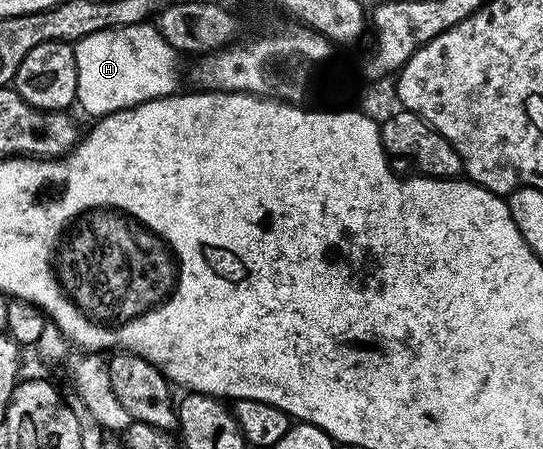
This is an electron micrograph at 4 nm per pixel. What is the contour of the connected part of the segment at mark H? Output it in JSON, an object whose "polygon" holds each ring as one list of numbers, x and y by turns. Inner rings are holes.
{"polygon":[[151,22,92,33,74,46,78,85,76,100,92,117,103,117,150,100,175,94,178,53]]}

